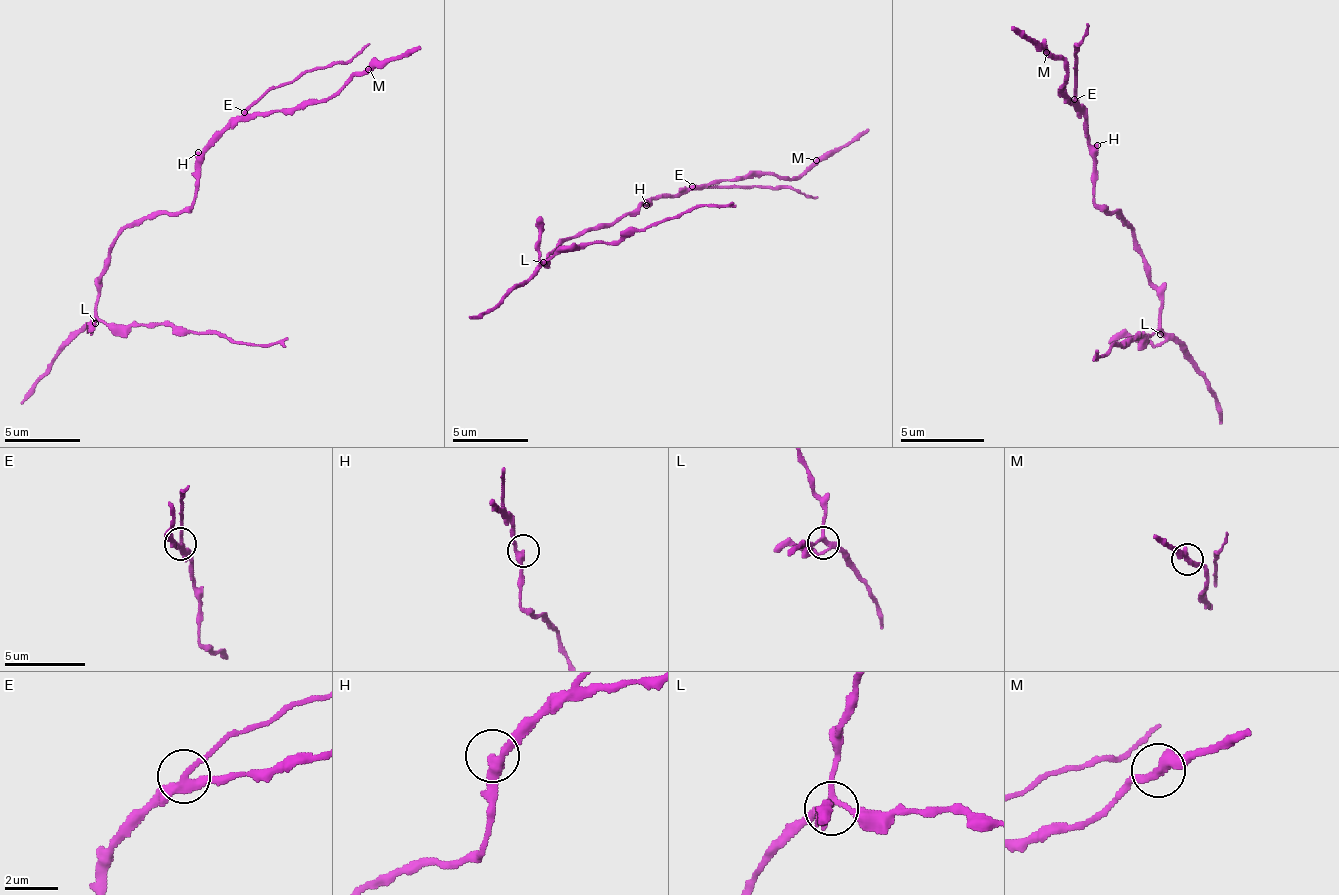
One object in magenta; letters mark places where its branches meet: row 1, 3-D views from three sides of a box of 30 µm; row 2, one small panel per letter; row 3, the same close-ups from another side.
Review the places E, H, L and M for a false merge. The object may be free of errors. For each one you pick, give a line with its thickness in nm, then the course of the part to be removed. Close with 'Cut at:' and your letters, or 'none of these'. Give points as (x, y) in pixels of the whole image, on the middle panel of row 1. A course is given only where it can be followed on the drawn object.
E: 280 nm thick; foreign part runs (691, 187), (794, 187), (816, 198)
Cut at: E

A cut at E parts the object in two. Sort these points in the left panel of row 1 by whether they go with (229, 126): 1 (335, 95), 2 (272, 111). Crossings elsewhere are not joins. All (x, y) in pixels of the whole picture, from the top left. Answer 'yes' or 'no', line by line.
1: yes
2: yes

